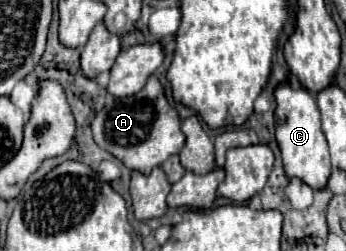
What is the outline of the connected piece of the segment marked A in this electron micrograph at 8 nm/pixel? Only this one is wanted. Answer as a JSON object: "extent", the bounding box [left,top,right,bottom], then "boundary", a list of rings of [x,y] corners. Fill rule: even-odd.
{"extent":[91,75,185,175],"boundary":[[[153,75],[137,95],[113,99],[109,107],[103,107],[93,119],[91,129],[93,139],[101,149],[117,157],[127,169],[141,171],[143,175],[149,175],[151,169],[159,167],[167,157],[179,153],[185,145],[185,135],[179,127],[179,115],[165,99],[163,87]]]}

